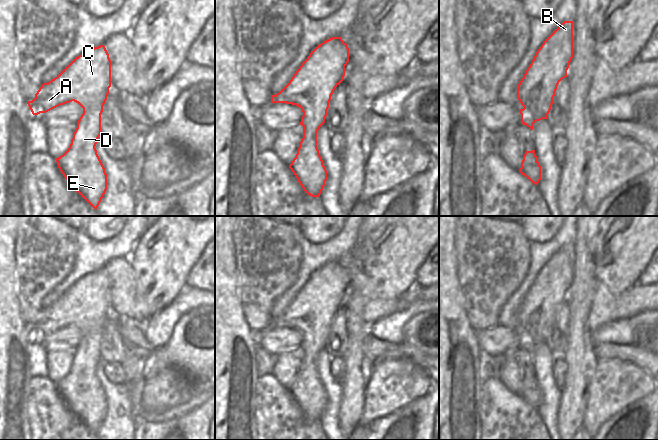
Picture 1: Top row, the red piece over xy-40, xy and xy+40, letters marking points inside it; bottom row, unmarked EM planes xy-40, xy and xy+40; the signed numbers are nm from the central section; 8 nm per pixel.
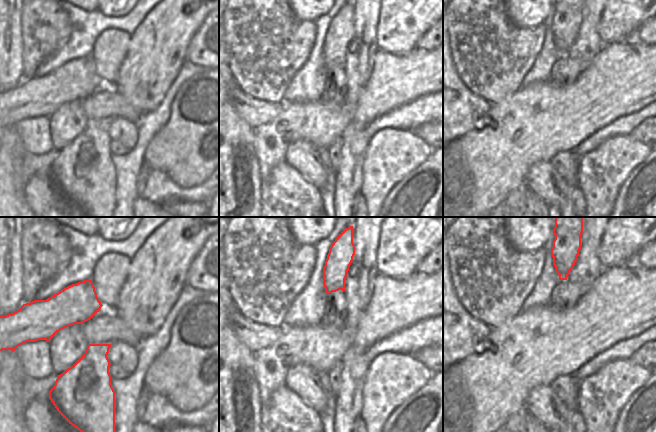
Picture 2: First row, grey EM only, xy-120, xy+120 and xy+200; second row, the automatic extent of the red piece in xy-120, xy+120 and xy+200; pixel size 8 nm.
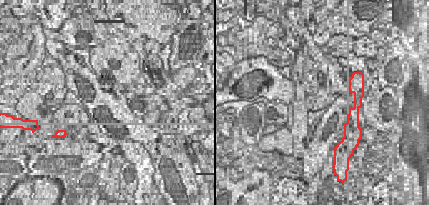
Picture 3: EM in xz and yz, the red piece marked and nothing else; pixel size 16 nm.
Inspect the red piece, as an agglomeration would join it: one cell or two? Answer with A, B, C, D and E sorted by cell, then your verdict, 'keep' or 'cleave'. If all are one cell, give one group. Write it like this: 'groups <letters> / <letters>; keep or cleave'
groups A B C D E; keep

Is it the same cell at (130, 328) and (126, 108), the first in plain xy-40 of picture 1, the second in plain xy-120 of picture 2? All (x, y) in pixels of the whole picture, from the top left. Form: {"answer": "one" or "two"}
{"answer": "one"}

